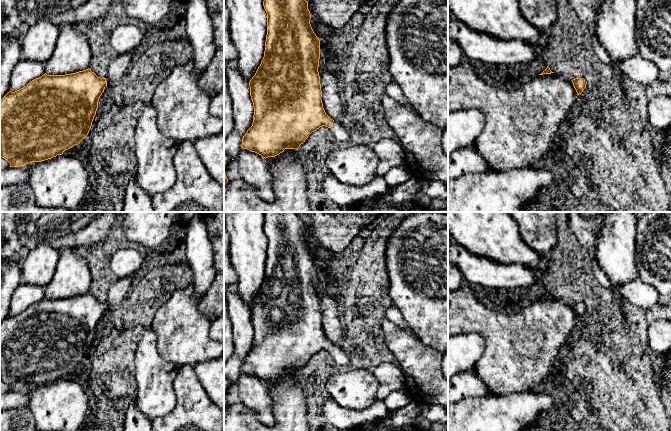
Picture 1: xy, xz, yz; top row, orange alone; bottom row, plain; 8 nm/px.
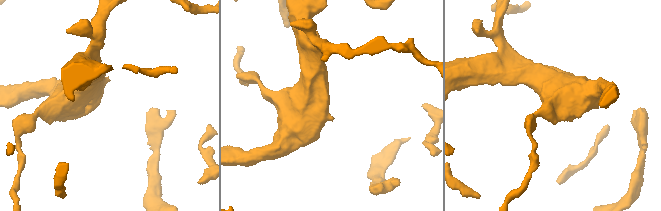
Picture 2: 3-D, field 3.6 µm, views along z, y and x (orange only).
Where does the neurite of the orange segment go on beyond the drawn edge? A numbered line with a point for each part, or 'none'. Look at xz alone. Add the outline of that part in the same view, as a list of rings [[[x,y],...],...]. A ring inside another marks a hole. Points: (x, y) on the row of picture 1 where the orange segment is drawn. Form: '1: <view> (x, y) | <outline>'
1: xz (339, 132) | [[[334,121],[330,130],[338,141],[346,142],[350,139],[349,132],[339,122]]]

